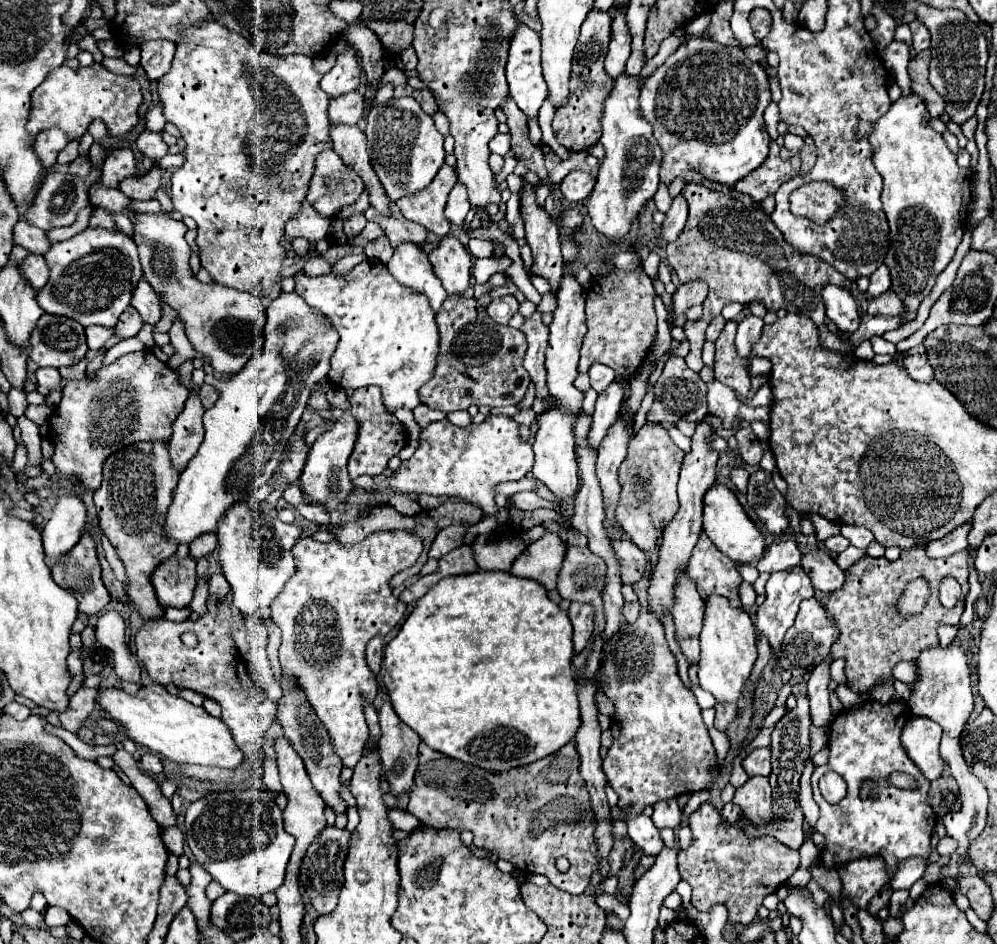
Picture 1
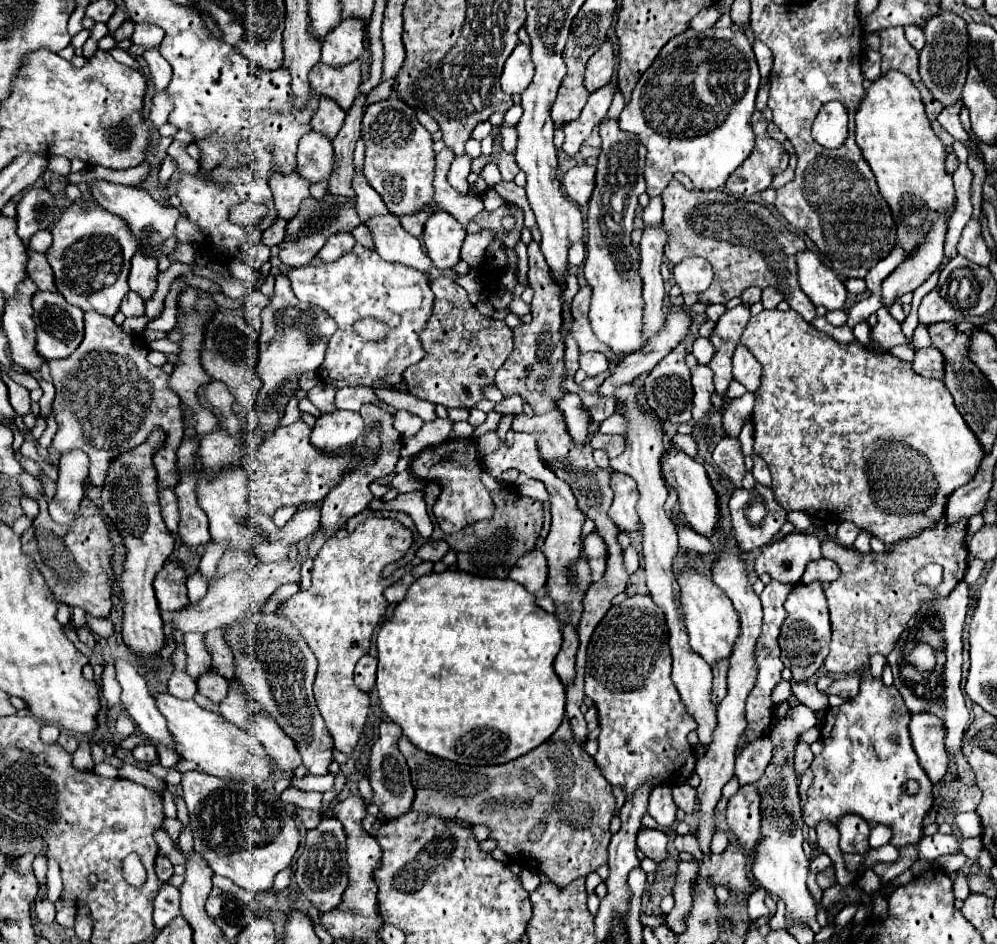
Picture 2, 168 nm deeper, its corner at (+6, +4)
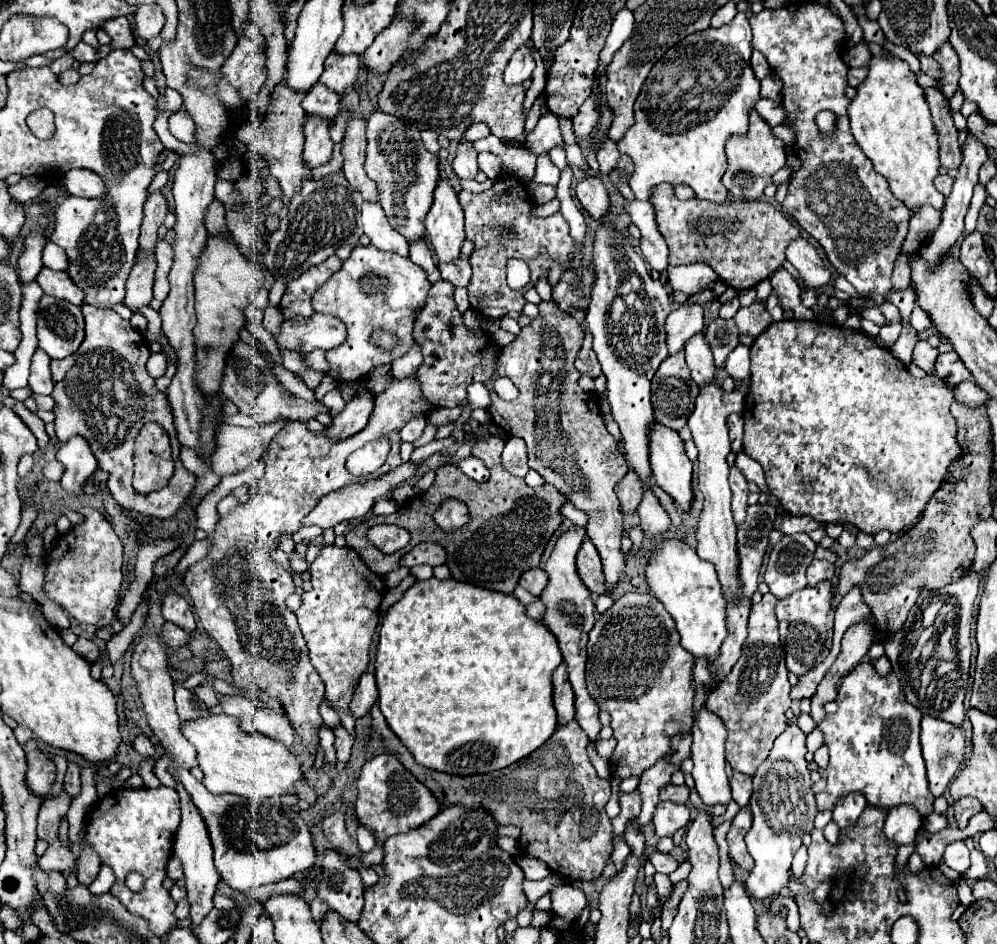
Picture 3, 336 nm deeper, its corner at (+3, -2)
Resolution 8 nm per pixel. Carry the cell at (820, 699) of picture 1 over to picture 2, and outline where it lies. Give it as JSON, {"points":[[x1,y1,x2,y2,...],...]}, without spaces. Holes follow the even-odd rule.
{"points":[[796,705,792,713,784,719,780,719,772,733,772,759,768,767,764,769,764,775,756,781,756,789,762,799,762,827,760,835,762,839,756,843,756,857,750,867,754,881,766,889,768,893,780,897,786,903,786,917,792,919,796,925,804,923,808,917,816,917,818,903,812,899,806,887,806,875,808,875,808,857,804,855,802,841,804,841,804,819,802,819,802,807,800,807,800,795,798,795,798,775,794,771,794,749,798,745,798,737,806,733,810,727,816,725,816,715,812,709,804,705]]}

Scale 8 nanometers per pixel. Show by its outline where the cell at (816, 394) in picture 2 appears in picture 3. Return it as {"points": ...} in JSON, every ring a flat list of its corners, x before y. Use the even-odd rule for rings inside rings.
{"points":[[783,319,779,323,771,323,751,345,751,389,745,397,745,437,743,451,753,457,765,471,765,479,769,491,779,499,781,507,793,515,803,517,809,515,817,523,851,523,859,531,877,535,881,531,889,531,899,535,901,531,915,527,919,517,923,515,927,501,933,493,943,485,949,473,949,465,961,457,961,445,957,443,957,423,951,415,949,407,953,403,953,389,947,387,945,381,939,381,935,375,925,375,923,379,915,379,909,375,907,367,891,355,889,349,879,347,871,337,861,331,847,331,837,325,827,325,821,321,797,321]]}

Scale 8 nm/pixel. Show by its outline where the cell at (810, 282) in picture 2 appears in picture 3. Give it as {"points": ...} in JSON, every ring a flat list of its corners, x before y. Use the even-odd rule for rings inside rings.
{"points":[[803,237,795,239,787,247,787,261,799,271,805,291,801,295,805,307,815,307,821,293,817,293,819,287,825,287,831,281,831,271,825,267,823,259,819,257,817,249]]}

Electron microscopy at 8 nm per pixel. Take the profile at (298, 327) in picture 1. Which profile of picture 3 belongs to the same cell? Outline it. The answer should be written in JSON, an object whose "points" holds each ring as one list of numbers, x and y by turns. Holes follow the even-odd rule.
{"points":[[313,315,313,317,293,317,281,323,277,333,277,347,299,353,301,361,315,349,329,351,345,341,345,325,331,315]]}

